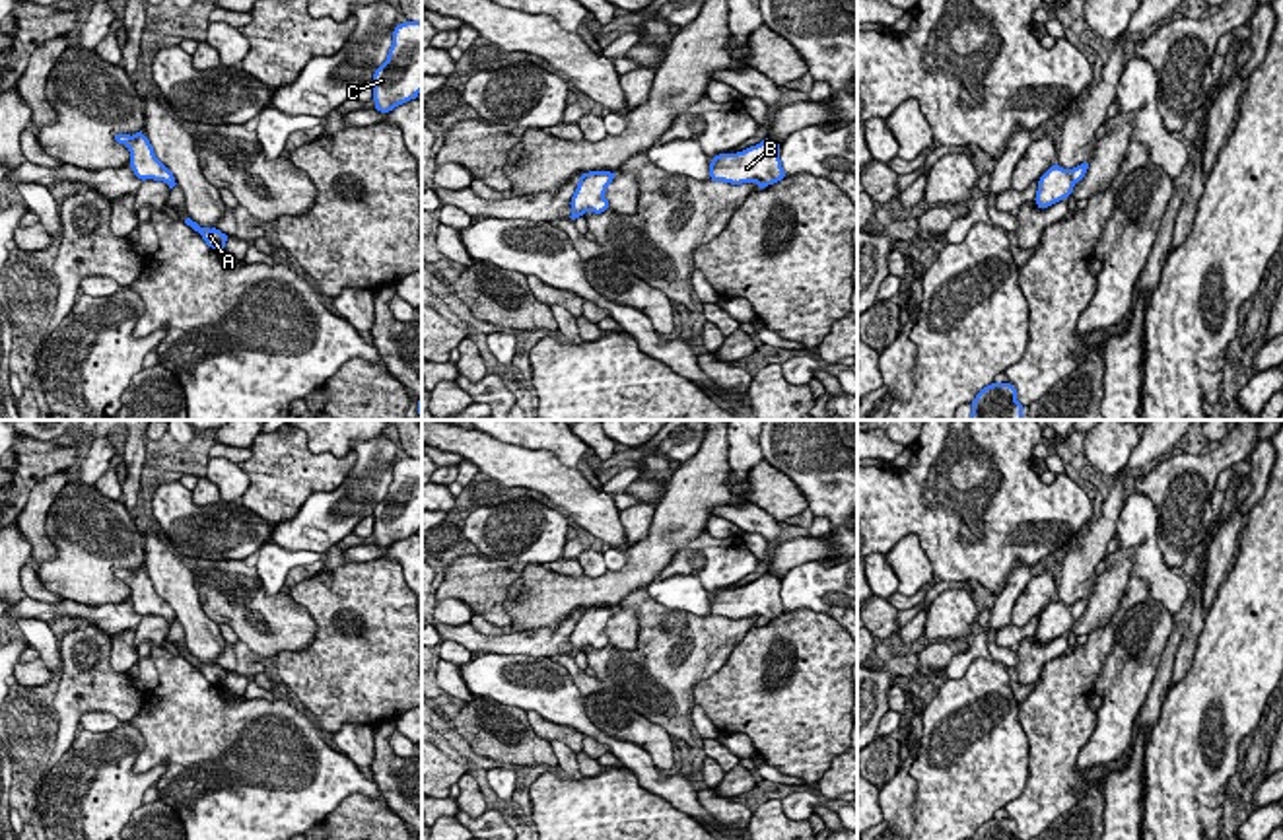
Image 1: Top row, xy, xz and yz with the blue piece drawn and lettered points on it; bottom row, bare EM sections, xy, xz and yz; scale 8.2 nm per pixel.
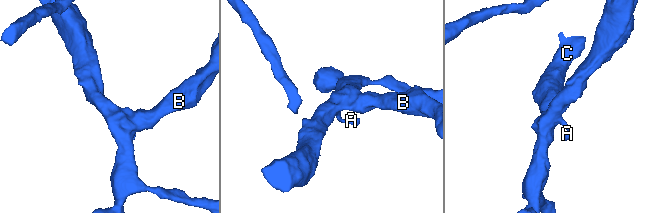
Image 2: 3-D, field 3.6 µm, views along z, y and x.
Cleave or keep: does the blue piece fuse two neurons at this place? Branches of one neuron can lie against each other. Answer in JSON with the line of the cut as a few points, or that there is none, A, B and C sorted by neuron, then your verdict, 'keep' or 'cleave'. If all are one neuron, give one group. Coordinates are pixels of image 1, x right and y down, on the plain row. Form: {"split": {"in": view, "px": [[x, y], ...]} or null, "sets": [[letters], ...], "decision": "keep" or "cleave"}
{"split": null, "sets": [["A", "B", "C"]], "decision": "keep"}

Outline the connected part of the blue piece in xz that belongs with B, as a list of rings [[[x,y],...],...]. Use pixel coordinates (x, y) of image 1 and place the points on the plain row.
[[[766,574],[743,587],[719,589],[710,599],[710,612],[731,620],[756,618],[760,624],[774,620],[785,612],[780,579]]]

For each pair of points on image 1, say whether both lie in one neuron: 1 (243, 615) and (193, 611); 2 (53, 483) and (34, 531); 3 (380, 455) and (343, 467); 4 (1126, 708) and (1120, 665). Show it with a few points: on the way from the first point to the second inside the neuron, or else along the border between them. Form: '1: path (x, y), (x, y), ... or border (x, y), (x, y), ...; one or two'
1: border (203, 609), (218, 625); two
2: path (43, 494), (34, 520); one
3: border (354, 450), (348, 475), (335, 489), (317, 490); two
4: path (1124, 699), (1124, 675); one

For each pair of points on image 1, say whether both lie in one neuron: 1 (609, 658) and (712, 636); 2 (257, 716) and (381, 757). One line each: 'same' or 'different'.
1: same
2: different

